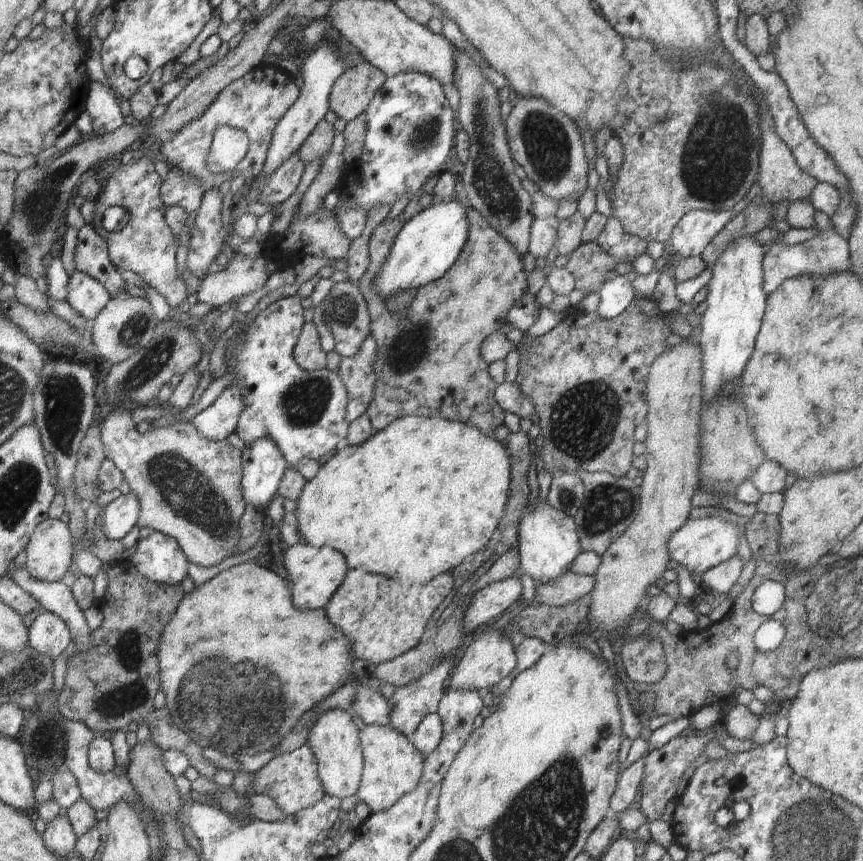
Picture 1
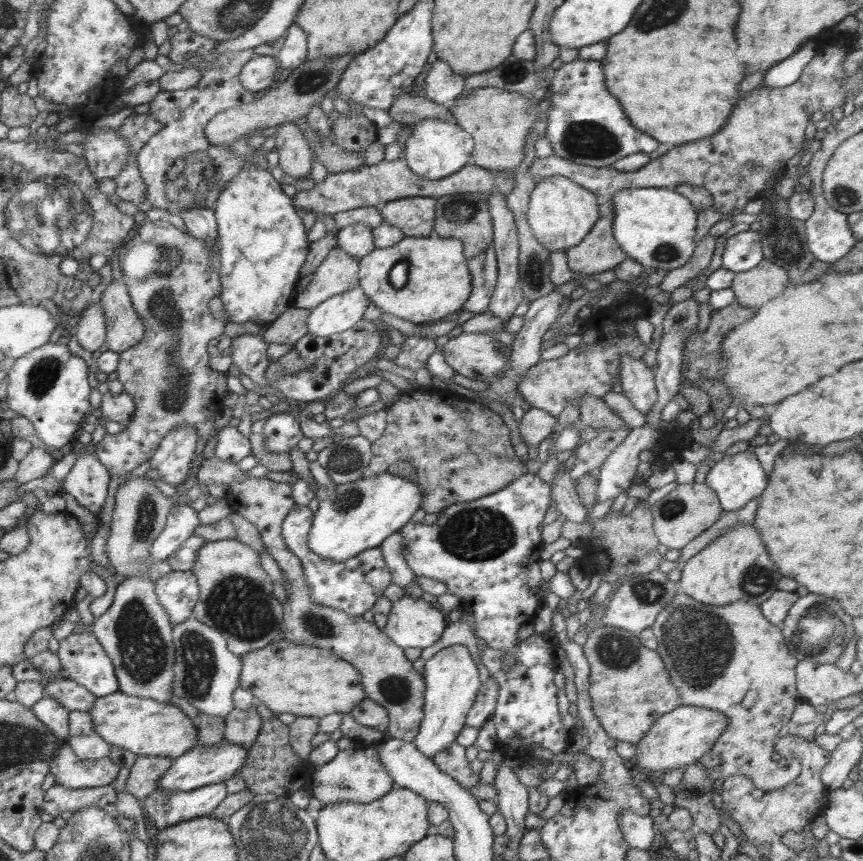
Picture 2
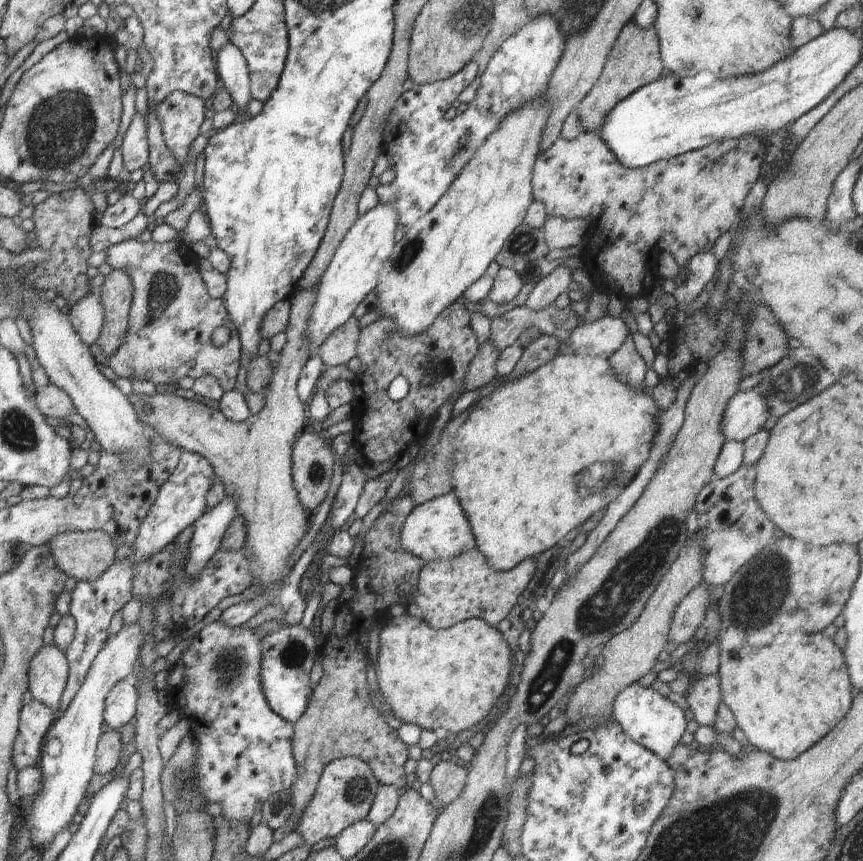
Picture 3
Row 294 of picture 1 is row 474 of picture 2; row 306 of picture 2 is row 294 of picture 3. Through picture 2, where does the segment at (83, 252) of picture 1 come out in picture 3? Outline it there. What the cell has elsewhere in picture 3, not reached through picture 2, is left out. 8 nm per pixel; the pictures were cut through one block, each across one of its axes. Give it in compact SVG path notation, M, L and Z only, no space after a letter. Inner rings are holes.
M178 238L176 241L157 243L155 239L141 243L136 239L123 240L109 246L106 250L106 260L113 269L127 272L133 284L133 306L129 312L129 329L122 346L110 355L108 366L119 377L132 380L148 380L152 384L171 384L184 376L200 378L204 375L215 376L223 392L234 389L238 368L244 358L243 348L239 339L238 329L230 318L227 306L222 297L211 297L199 273L200 257L190 246ZM219 326L226 326L231 332L228 343L218 348L211 340L212 332Z

